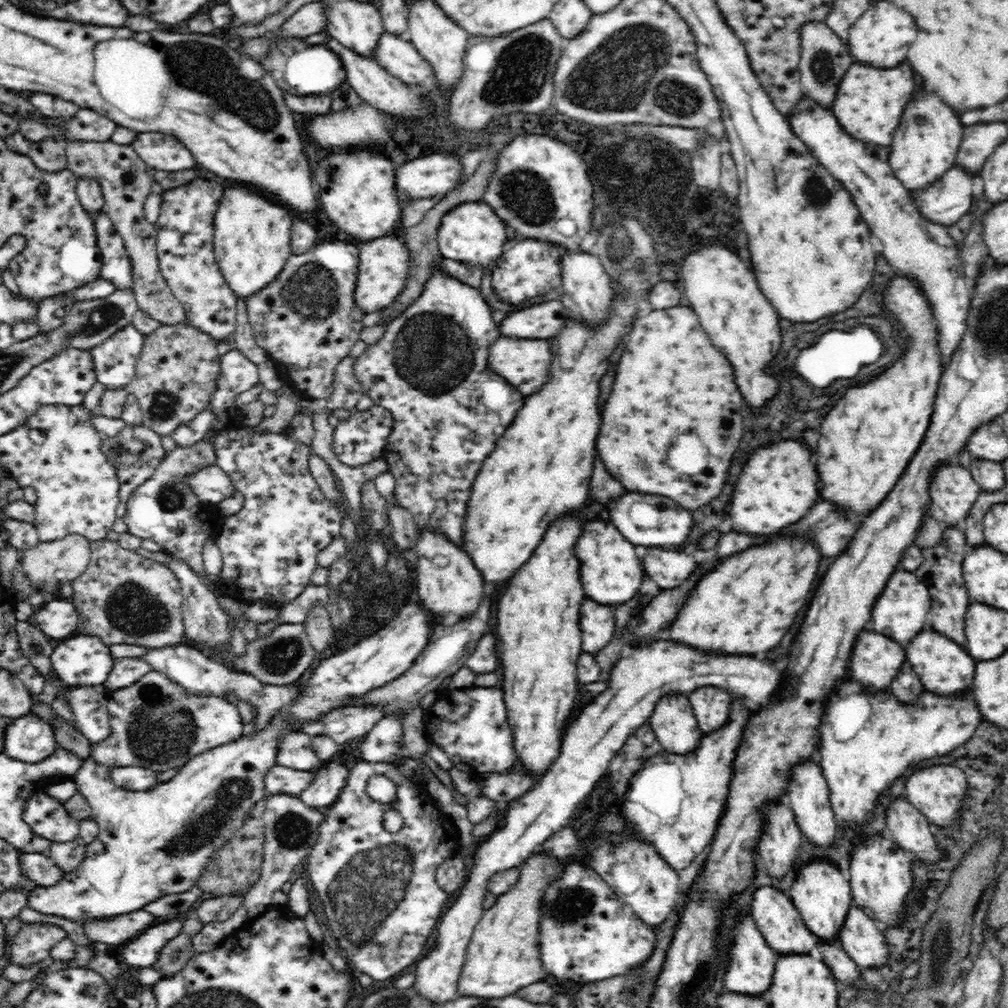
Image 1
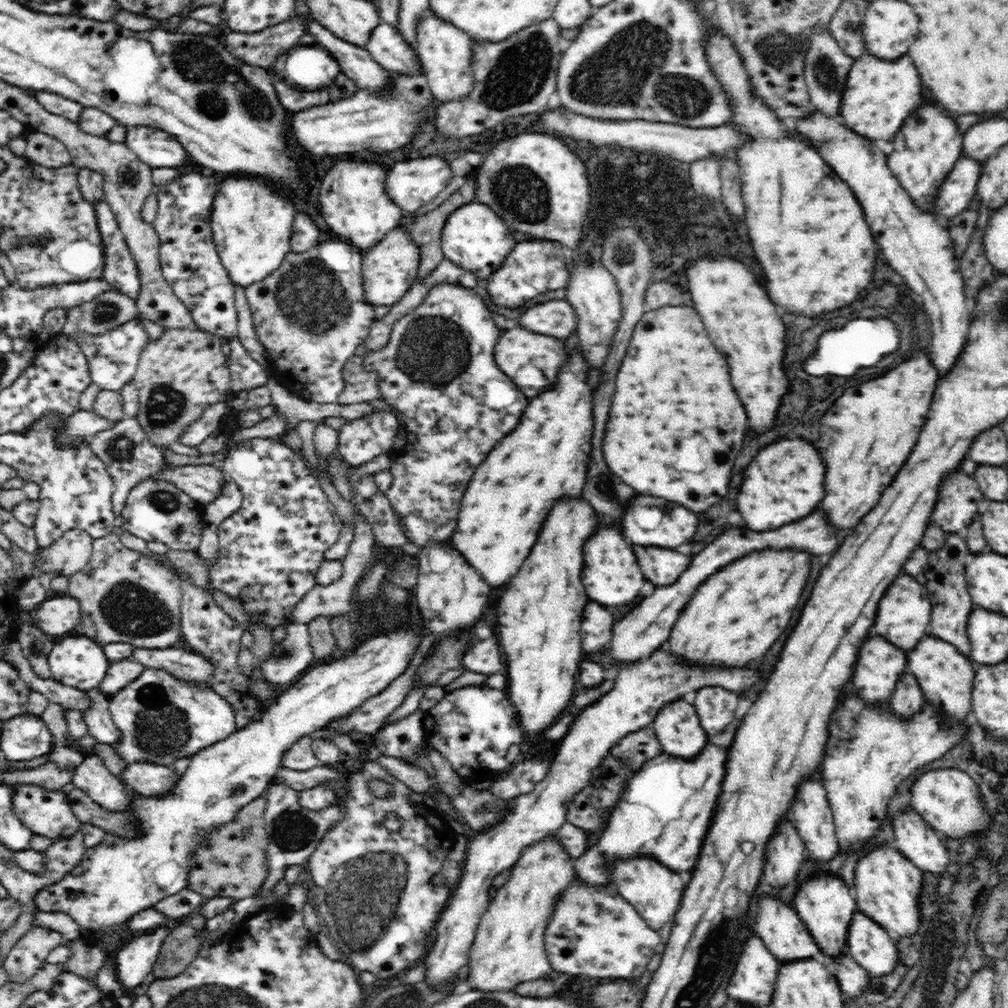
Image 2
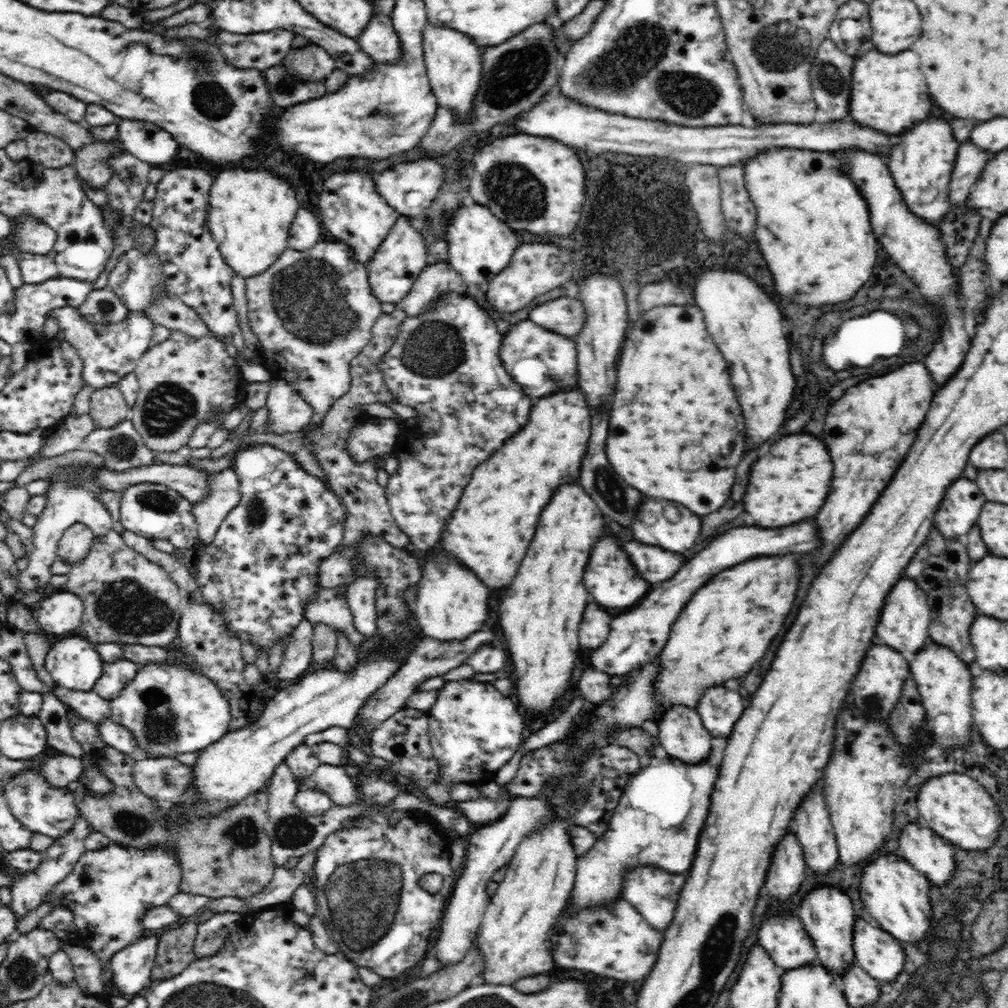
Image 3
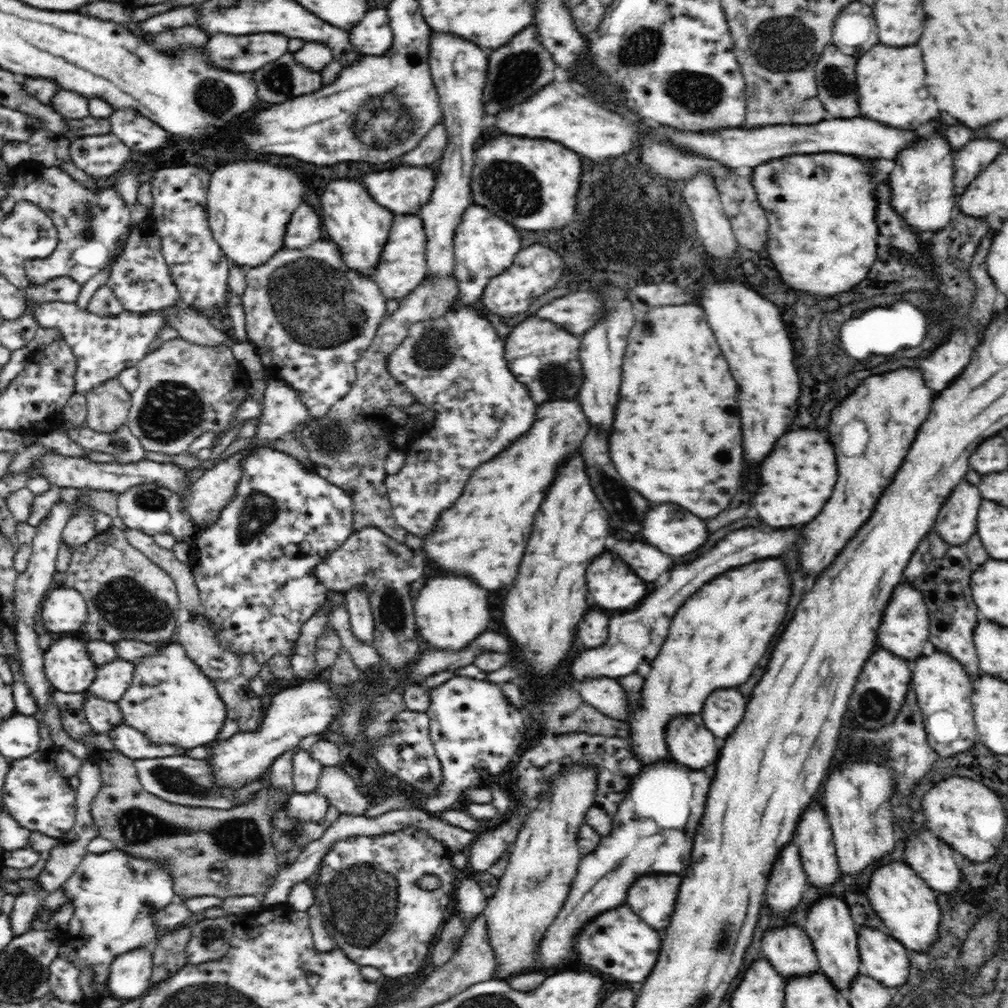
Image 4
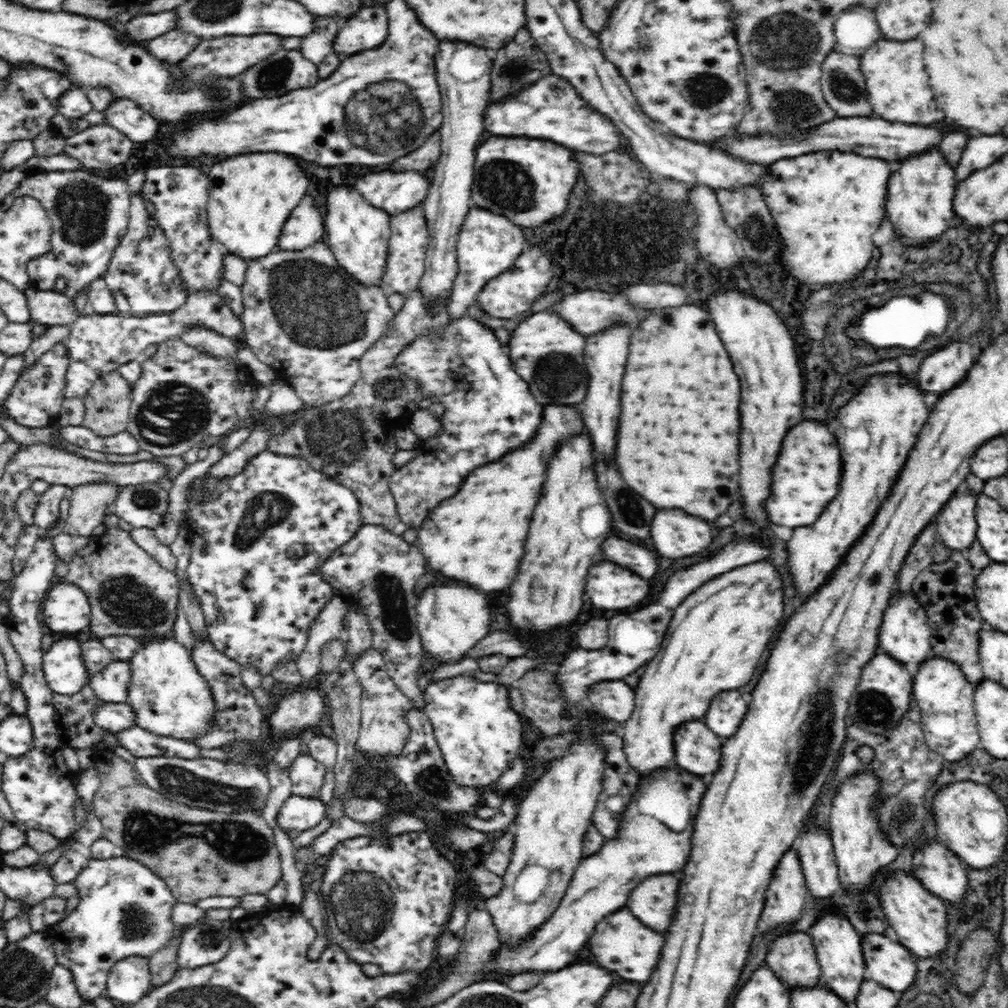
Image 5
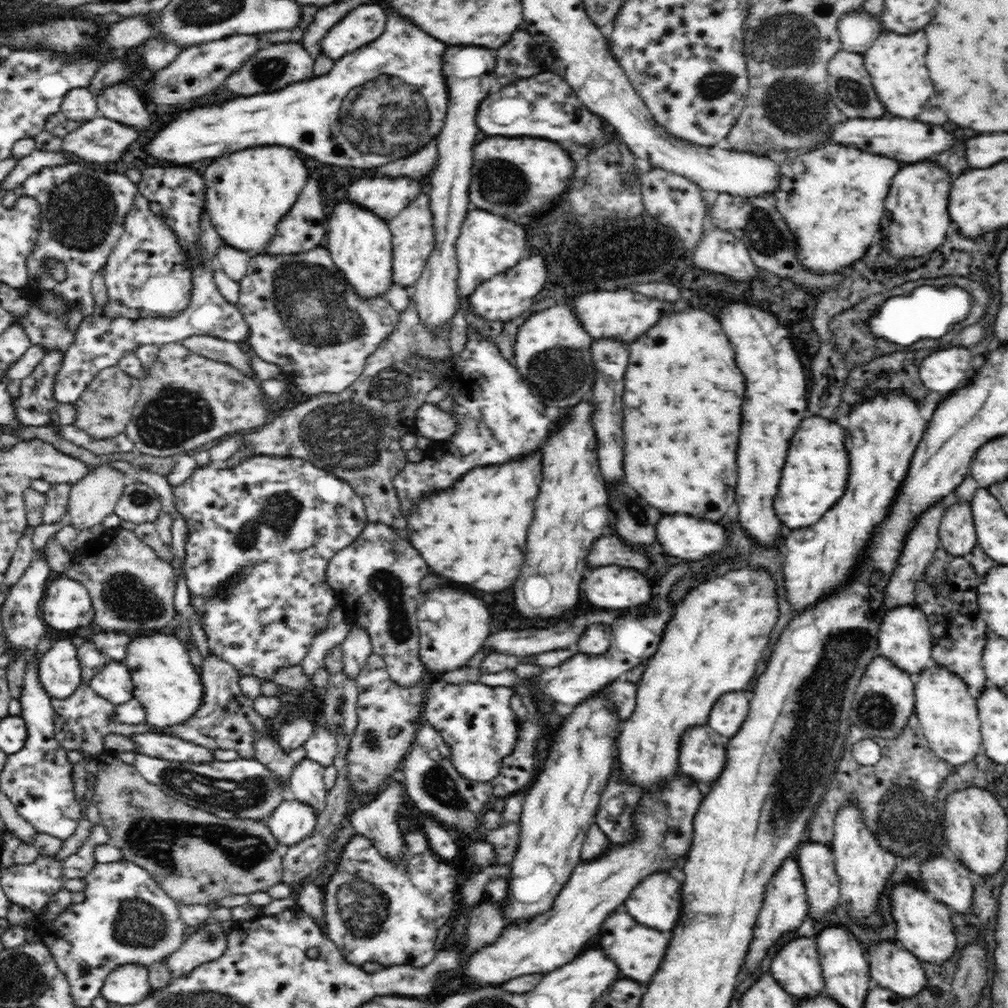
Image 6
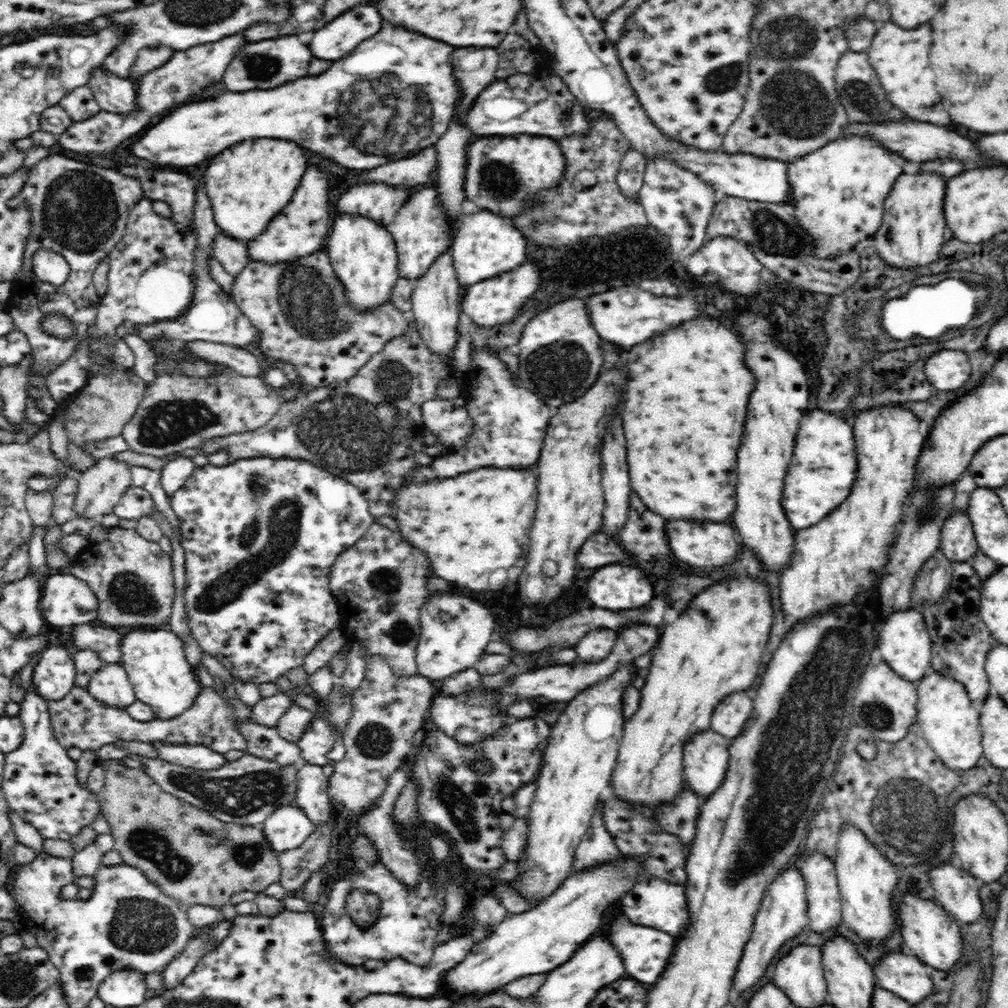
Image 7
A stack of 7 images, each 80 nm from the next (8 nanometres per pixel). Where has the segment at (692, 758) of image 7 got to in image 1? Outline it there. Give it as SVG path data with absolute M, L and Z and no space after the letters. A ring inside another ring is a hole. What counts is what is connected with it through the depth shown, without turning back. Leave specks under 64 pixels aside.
M664 694L649 723L664 751L680 756L696 750L704 734L685 694Z

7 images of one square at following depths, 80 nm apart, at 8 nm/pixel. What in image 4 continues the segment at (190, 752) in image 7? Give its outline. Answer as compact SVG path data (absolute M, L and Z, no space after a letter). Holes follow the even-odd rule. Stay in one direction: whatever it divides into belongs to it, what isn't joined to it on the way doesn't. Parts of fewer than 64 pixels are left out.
M124 723L114 726L108 730L108 738L118 752L130 759L154 759L166 756L182 756L187 750L177 748L176 746L155 746L151 744L148 737L131 726Z

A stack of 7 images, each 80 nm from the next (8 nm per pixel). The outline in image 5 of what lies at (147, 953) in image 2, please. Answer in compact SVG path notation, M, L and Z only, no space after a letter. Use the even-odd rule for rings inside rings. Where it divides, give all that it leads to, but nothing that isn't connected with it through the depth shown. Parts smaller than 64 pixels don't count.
M128 957L112 966L104 995L118 1002L135 1003L153 987L149 958Z

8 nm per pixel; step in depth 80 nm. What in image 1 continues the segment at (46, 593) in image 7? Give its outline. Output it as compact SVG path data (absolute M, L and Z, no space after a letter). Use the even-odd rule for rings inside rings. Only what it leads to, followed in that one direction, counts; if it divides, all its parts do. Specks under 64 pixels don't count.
M55 598L35 609L30 624L54 643L70 636L79 626L79 612L71 600Z

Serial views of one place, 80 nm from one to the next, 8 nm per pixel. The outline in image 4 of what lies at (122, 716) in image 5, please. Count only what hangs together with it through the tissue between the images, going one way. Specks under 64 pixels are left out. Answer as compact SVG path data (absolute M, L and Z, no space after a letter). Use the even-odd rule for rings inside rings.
M89 692L82 700L82 711L94 732L108 732L114 726L122 724L122 713L116 703L102 700Z

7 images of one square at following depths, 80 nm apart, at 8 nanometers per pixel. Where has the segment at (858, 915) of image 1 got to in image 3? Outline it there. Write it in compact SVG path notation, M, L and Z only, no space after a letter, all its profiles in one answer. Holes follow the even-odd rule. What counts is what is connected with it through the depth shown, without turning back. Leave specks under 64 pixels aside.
M858 917L854 926L854 963L878 981L896 980L904 968L902 942L881 927L872 926L865 919Z

